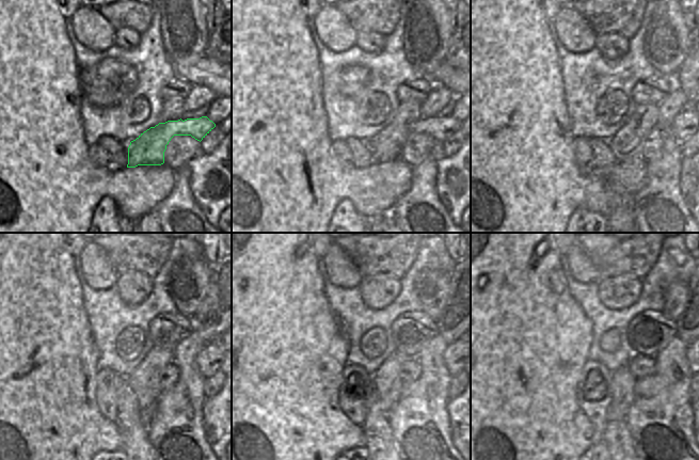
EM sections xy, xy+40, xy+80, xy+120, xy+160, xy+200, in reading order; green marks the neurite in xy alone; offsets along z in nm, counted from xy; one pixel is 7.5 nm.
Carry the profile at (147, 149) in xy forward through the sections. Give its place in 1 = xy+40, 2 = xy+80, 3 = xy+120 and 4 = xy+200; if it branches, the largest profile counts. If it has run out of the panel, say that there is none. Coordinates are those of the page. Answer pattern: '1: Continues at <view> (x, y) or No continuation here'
1: Continues at xy+40 (440, 128)
2: Continues at xy+80 (686, 123)
3: Continues at xy+120 (209, 360)
4: Continues at xy+200 (687, 353)

